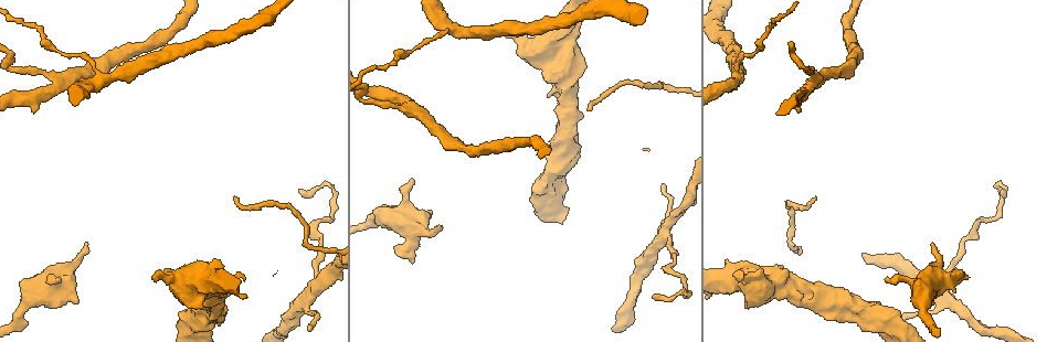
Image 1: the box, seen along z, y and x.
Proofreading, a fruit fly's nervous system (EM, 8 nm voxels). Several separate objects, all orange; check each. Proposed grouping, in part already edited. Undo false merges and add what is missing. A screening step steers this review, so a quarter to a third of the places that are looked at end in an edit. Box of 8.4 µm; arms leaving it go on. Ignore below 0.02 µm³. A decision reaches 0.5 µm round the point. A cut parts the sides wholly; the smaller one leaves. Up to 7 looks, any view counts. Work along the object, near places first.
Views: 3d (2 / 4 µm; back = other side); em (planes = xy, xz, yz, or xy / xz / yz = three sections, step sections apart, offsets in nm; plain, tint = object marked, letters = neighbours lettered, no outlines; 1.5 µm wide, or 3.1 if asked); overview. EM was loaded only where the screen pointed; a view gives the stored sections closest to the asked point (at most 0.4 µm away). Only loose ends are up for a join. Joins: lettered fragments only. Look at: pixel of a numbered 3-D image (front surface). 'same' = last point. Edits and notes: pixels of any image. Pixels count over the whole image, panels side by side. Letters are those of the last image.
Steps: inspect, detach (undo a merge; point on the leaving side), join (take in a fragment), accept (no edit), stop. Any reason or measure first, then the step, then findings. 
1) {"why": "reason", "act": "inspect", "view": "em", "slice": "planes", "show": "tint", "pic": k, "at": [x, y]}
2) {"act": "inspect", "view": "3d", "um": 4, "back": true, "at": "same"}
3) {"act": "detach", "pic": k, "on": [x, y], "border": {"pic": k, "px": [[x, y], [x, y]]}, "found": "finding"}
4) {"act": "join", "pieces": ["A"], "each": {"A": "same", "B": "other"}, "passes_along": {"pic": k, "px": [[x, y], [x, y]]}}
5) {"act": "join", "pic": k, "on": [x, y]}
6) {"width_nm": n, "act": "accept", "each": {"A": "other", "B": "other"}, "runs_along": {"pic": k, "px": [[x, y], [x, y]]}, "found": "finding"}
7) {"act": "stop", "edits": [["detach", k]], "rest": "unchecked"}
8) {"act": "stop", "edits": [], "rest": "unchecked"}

{"why": "side arm on a straight run", "act": "inspect", "view": "em", "slice": "planes", "show": "plain", "pic": 1, "at": [59, 79]}

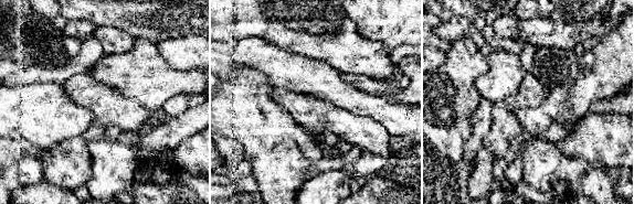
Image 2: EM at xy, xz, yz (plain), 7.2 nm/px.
{"why": "what lies round it", "act": "inspect", "view": "em", "slice": "planes", "show": "letters", "at": "same"}

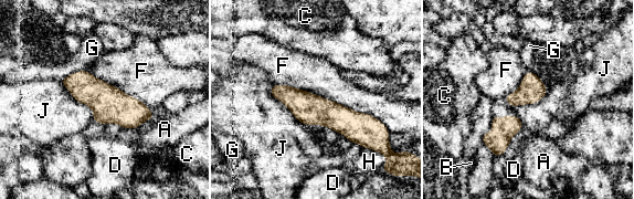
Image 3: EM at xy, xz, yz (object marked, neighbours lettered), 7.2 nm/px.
{"width_nm": 150, "act": "accept", "each": {"A": "other", "B": "other", "C": "other", "D": "other", "F": "other", "G": "other", "H": "other", "J": "other"}, "border": {"pic": 3, "px": [[273, 83], [369, 113], [387, 128]]}, "found": "all the same cell"}

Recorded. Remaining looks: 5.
{"why": "calibre changes", "act": "inspect", "view": "em", "slice": "planes", "show": "tint", "pic": 1, "at": [101, 77]}

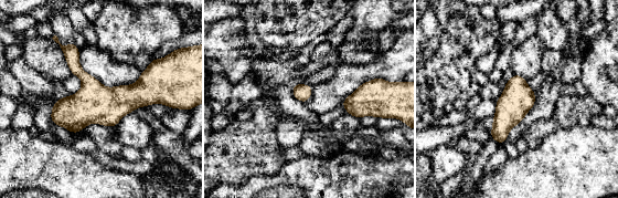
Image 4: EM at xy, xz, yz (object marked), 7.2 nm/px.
{"act": "inspect", "view": "em", "slice": "planes", "show": "letters", "at": "same"}

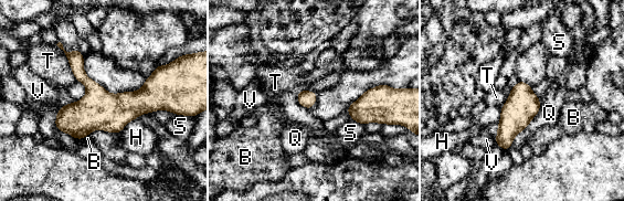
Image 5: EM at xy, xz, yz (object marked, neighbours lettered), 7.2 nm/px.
{"width_nm": 130, "act": "accept", "each": {"B": "other", "H": "other", "Q": "other", "S": "other", "T": "other", "V": "other"}, "runs_along": {"pic": 5, "px": [[168, 98], [57, 123]]}, "found": "one cell here"}

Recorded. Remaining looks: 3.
{"act": "inspect", "view": "em", "slice": "yz", "step": 4, "show": "letters", "pic": 1, "at": [413, 180]}

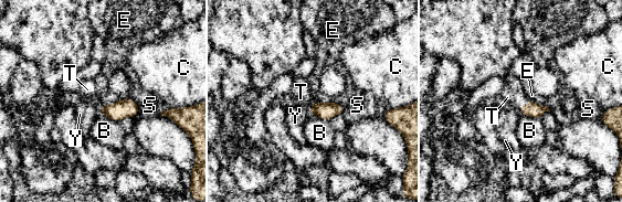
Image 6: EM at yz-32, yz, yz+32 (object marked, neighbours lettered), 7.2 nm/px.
{"longest_contact_nm": ["E", 190], "act": "join", "pieces": ["T"], "each": {"B": "other", "C": "other", "E": "other", "S": "other", "T": "same", "Y": "other"}, "found": "the cell continues"}

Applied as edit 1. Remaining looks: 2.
{"act": "stop", "edits": [["join", 6]], "rest": "unchecked"}

